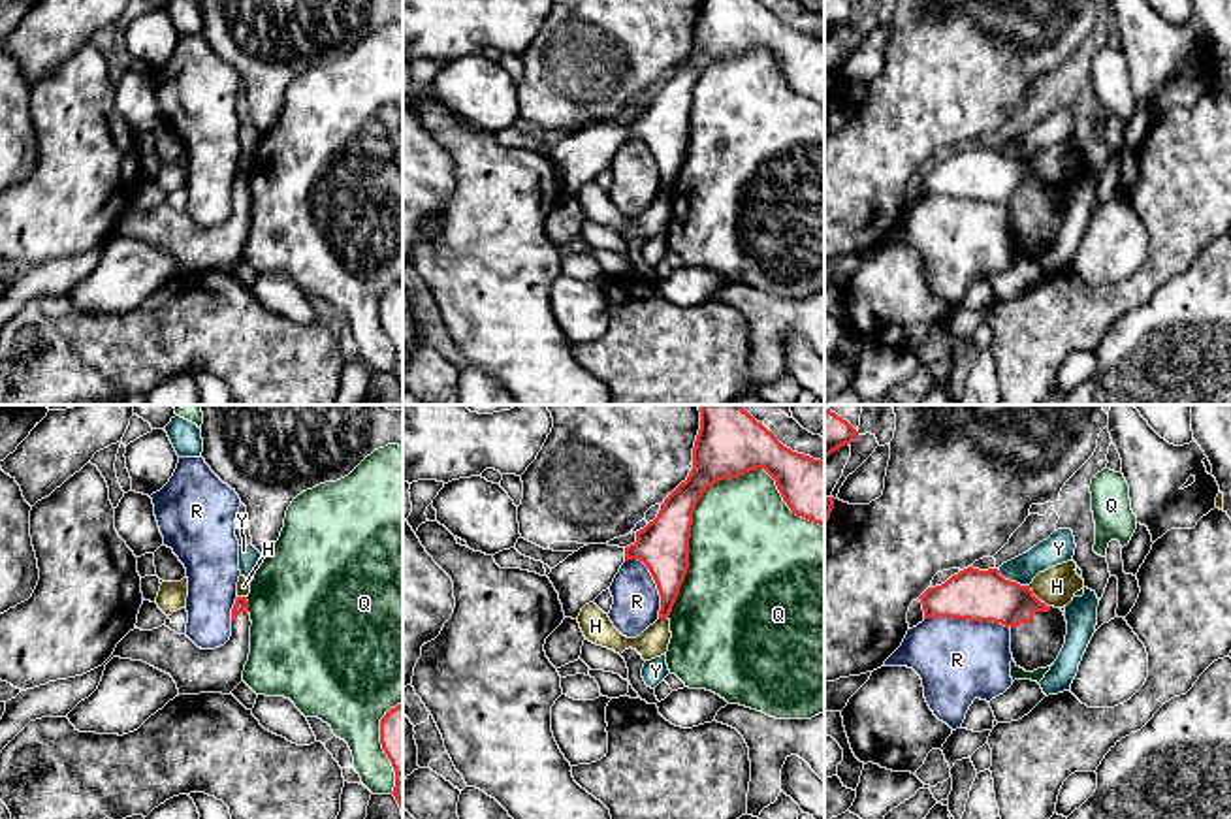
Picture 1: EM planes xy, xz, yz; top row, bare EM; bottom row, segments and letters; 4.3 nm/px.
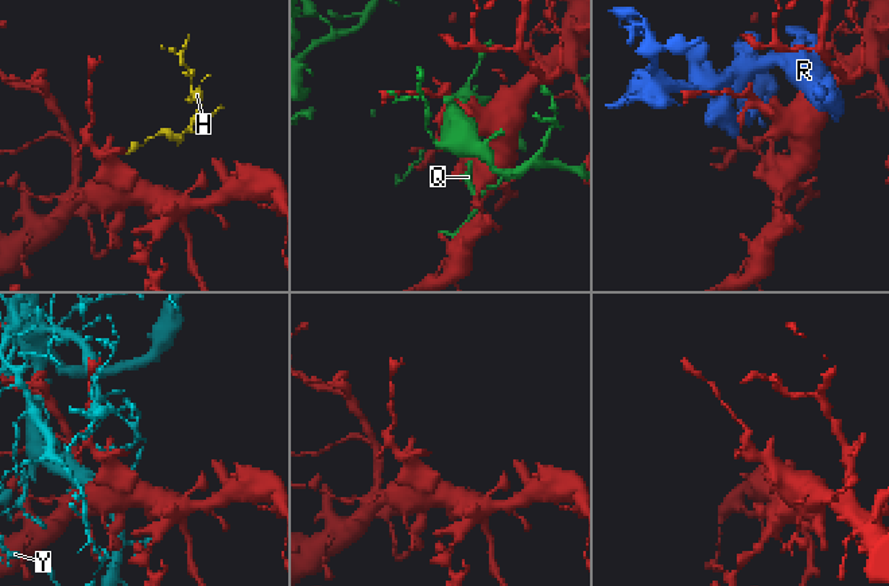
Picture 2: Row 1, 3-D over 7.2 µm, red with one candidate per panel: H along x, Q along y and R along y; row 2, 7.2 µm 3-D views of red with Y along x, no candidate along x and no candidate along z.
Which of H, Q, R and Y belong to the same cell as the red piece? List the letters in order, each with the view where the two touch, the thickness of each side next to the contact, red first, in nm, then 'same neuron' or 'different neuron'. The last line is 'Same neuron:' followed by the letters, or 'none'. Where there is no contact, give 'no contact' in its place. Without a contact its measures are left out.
H: yz | 220/160 nm | different neuron
Q: xz | 280/440 nm | different neuron
R: yz | 220/360 nm | different neuron
Y: yz | 220/130 nm | different neuron
Same neuron: none

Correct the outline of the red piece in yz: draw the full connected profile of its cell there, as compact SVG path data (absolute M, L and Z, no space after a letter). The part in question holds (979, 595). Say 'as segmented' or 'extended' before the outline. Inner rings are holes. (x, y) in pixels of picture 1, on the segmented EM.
as segmented; M967 567L920 597L924 619L952 618L994 621L1005 627L1031 623L1035 612L1048 612L1030 586L1005 580L998 569Z

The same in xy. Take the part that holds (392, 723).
as segmented; M403 702L380 719L380 744L395 770L393 796L403 815Z

